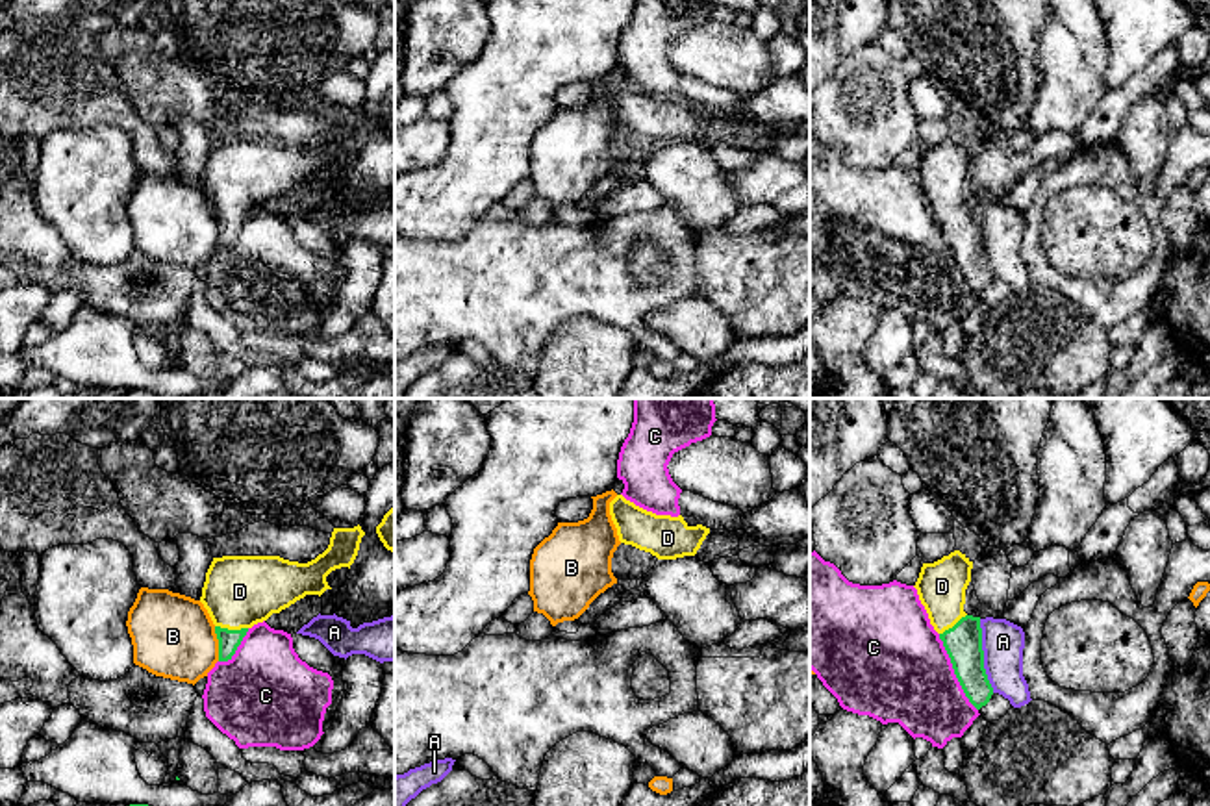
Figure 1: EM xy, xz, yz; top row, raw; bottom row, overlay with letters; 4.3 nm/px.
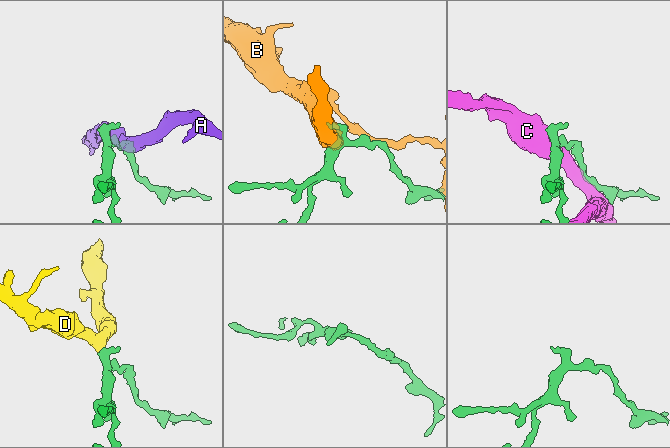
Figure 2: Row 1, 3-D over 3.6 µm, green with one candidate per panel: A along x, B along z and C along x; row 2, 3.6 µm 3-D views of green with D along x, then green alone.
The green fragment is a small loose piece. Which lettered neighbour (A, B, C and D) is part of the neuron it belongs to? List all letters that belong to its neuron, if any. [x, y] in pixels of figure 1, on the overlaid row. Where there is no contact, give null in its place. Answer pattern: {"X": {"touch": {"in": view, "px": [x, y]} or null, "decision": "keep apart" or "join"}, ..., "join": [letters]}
{"A": {"touch": {"in": "yz", "px": [983, 656]}, "decision": "keep apart"}, "B": {"touch": {"in": "xy", "px": [219, 643]}, "decision": "keep apart"}, "C": {"touch": {"in": "yz", "px": [955, 673]}, "decision": "keep apart"}, "D": {"touch": {"in": "xy", "px": [232, 630]}, "decision": "join"}, "join": ["D"]}

